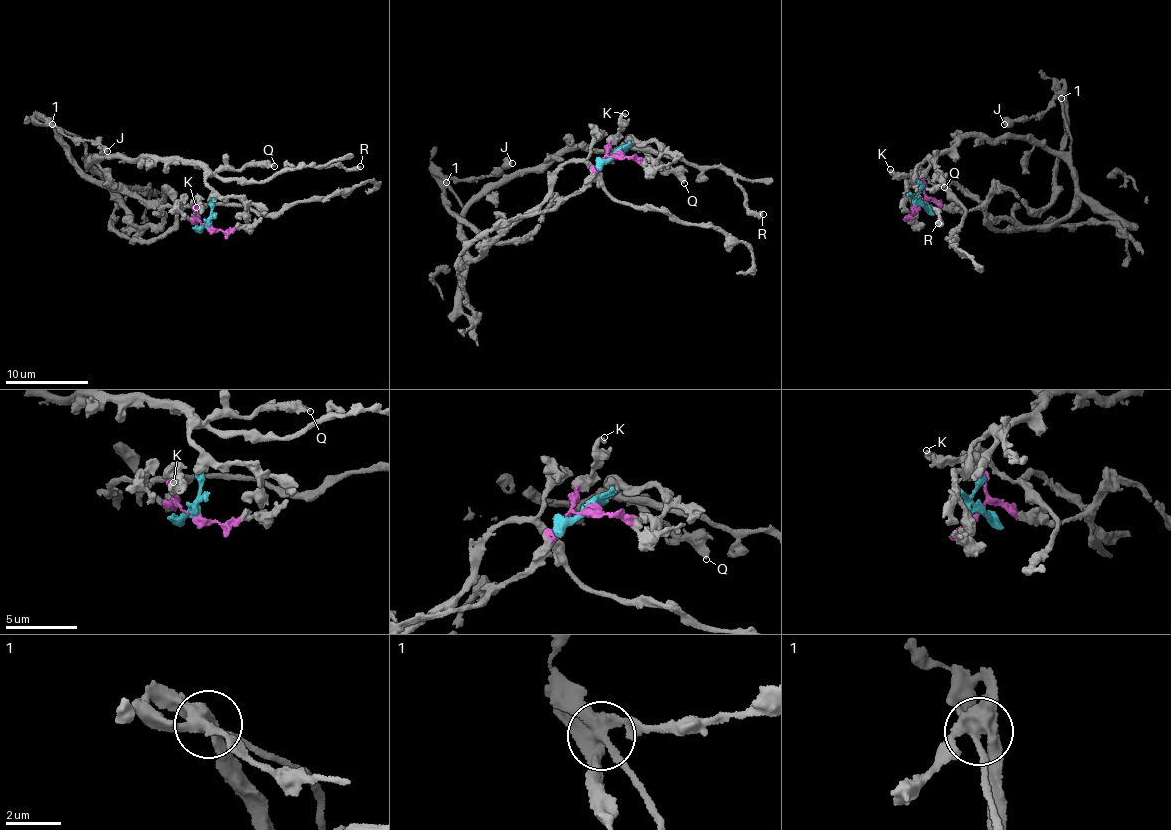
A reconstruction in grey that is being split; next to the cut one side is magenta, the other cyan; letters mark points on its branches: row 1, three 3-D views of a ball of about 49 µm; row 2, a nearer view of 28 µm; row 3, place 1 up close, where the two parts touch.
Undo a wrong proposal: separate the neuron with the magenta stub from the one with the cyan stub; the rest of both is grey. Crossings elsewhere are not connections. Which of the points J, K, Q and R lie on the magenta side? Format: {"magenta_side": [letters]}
{"magenta_side": ["J", "K"]}

